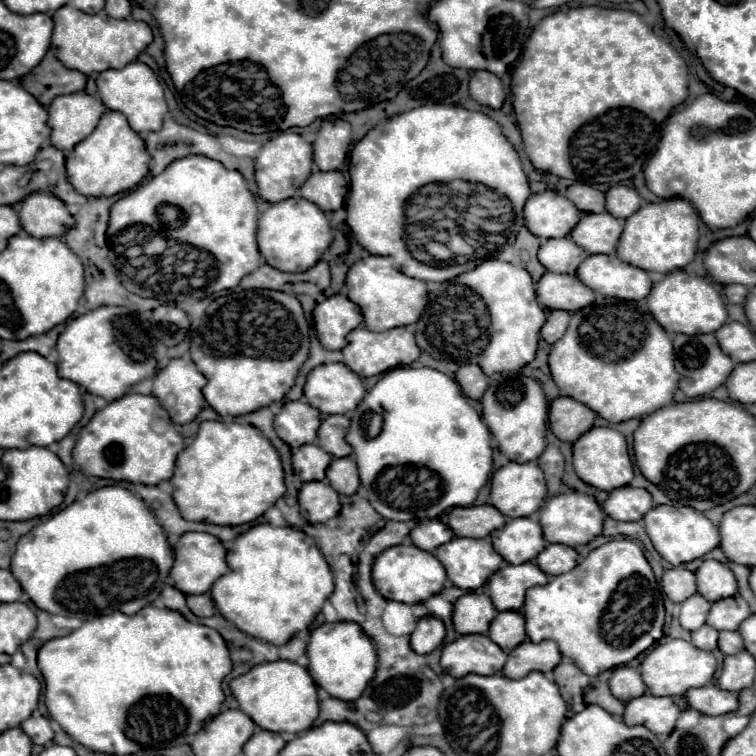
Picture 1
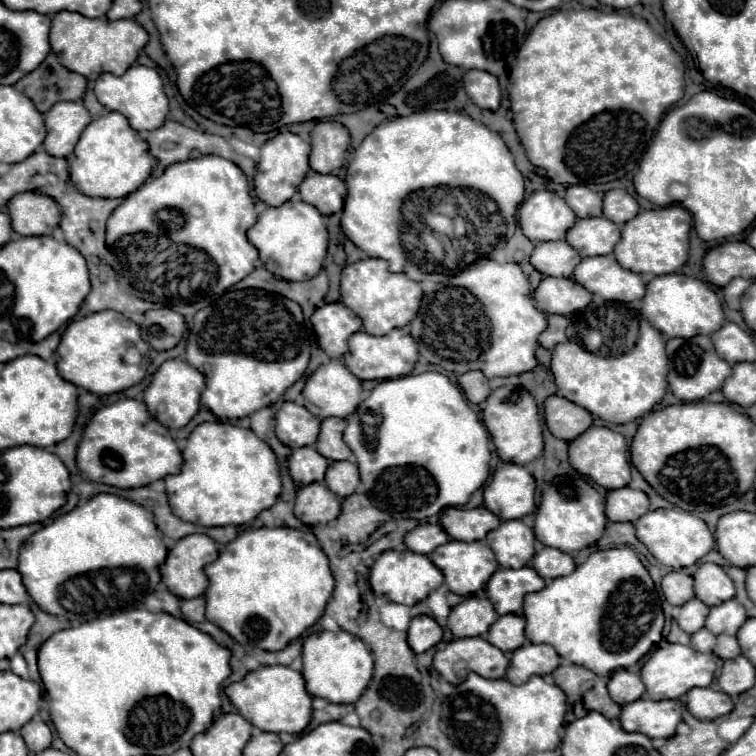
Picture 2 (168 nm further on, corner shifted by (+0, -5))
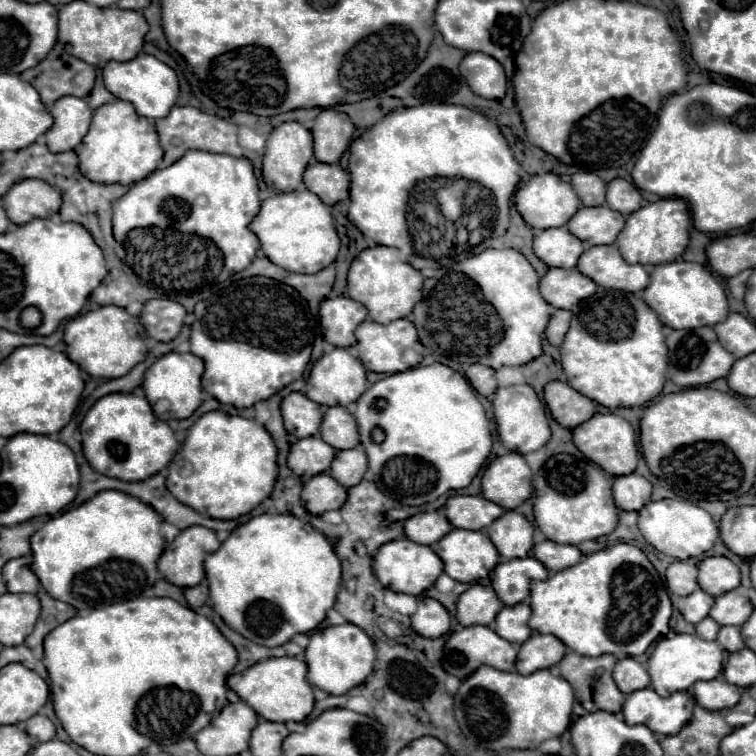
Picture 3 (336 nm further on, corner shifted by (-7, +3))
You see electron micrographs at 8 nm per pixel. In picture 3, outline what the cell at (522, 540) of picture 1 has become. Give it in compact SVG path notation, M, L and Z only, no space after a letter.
M505 511L499 521L493 521L485 533L495 541L499 555L503 553L505 559L527 557L533 549L533 523L525 519L525 515L517 511Z

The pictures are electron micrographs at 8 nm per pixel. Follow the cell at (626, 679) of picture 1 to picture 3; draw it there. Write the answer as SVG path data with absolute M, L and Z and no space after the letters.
M621 657L613 669L613 679L621 693L629 695L633 691L649 687L649 673L643 663L637 663L633 657Z

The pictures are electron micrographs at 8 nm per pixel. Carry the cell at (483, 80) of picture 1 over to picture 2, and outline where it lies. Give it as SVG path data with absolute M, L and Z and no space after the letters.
M470 69L462 77L464 89L468 97L480 107L480 109L498 109L500 105L500 85L498 79L492 73L484 73L478 69Z

